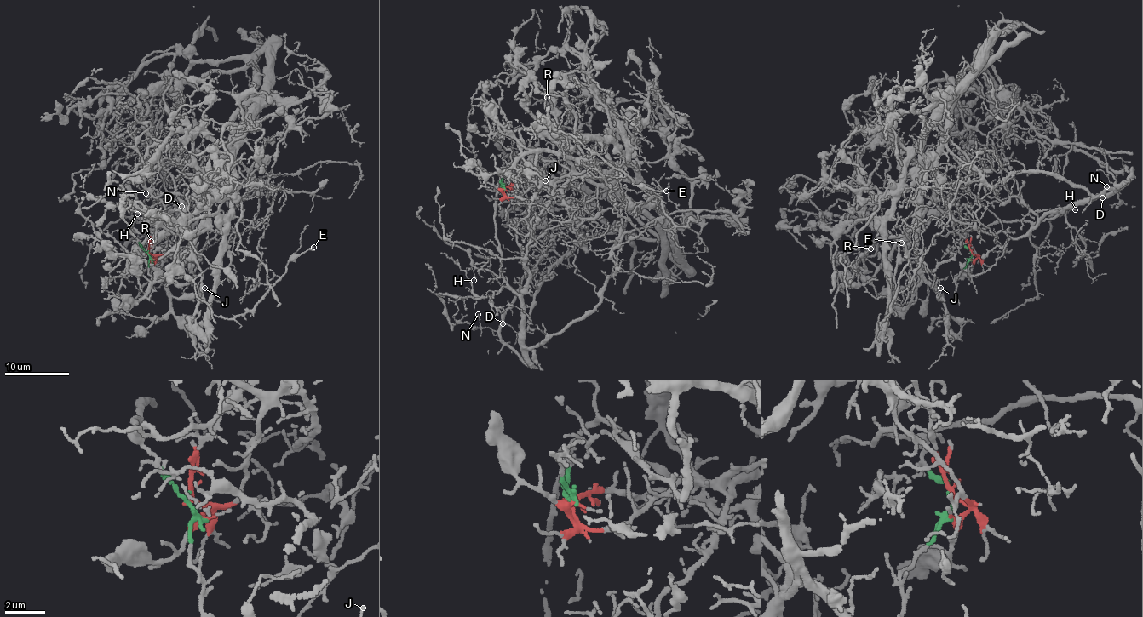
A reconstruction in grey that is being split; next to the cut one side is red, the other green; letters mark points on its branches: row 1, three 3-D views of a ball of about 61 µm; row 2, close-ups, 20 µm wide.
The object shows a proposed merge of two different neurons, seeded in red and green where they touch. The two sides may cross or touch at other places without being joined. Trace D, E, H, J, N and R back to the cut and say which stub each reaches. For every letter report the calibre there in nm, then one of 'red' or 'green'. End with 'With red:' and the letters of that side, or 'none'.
D: 110 nm | green
E: 130 nm | red
H: 120 nm | green
J: 100 nm | red
N: 100 nm | green
R: 160 nm | red
With red: E, J, R

